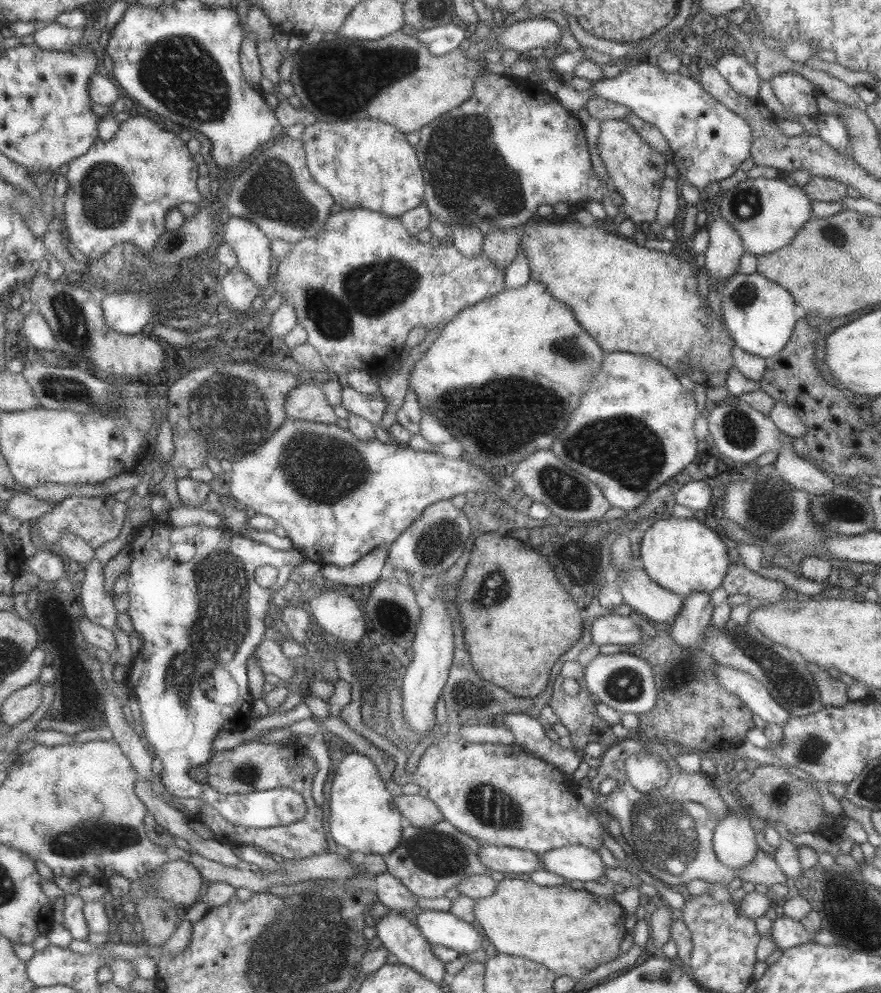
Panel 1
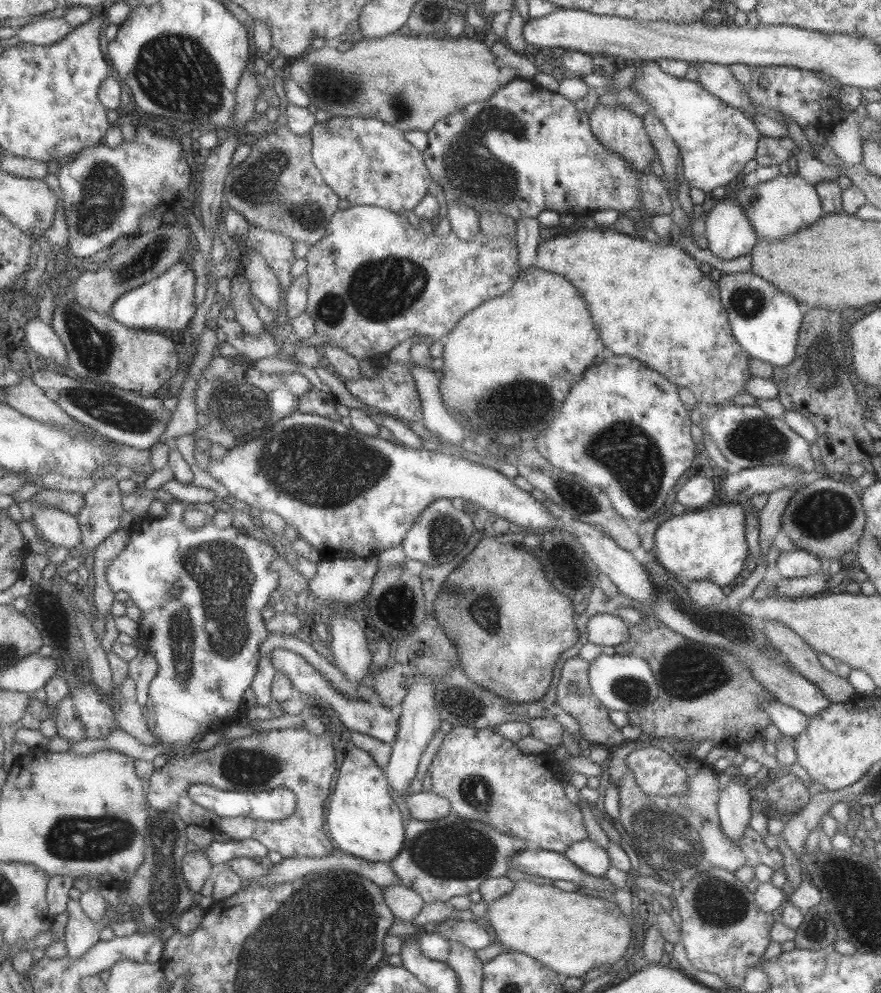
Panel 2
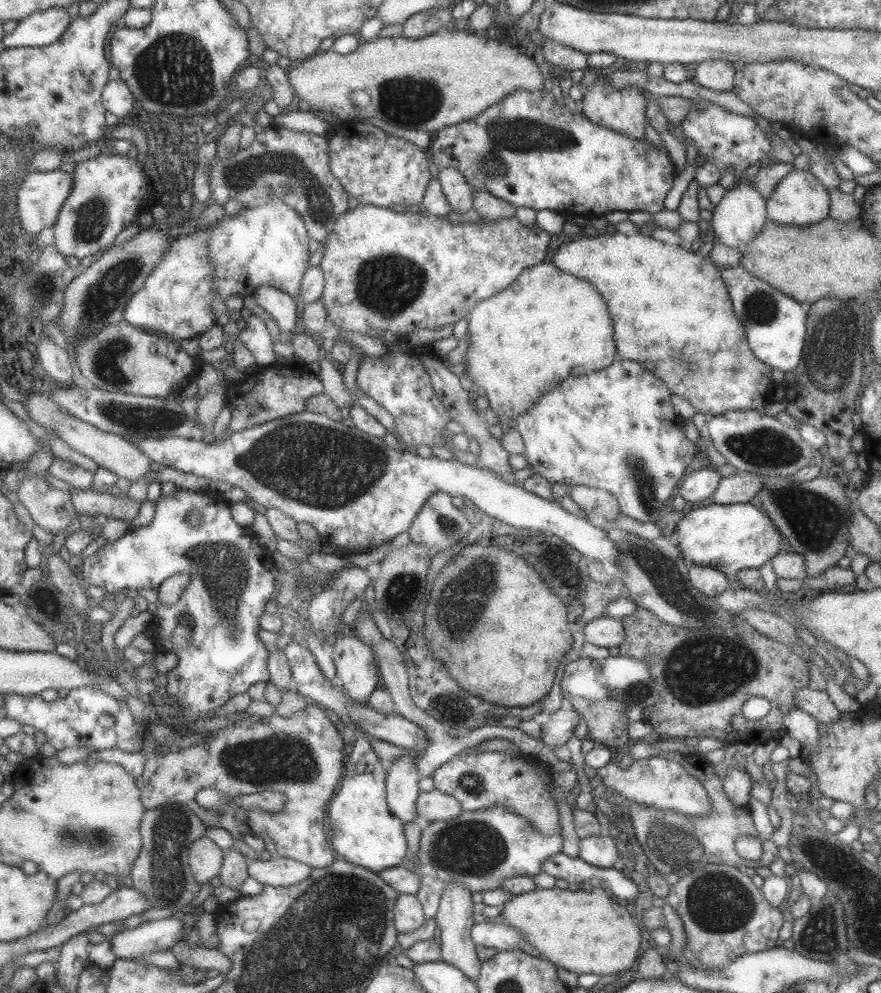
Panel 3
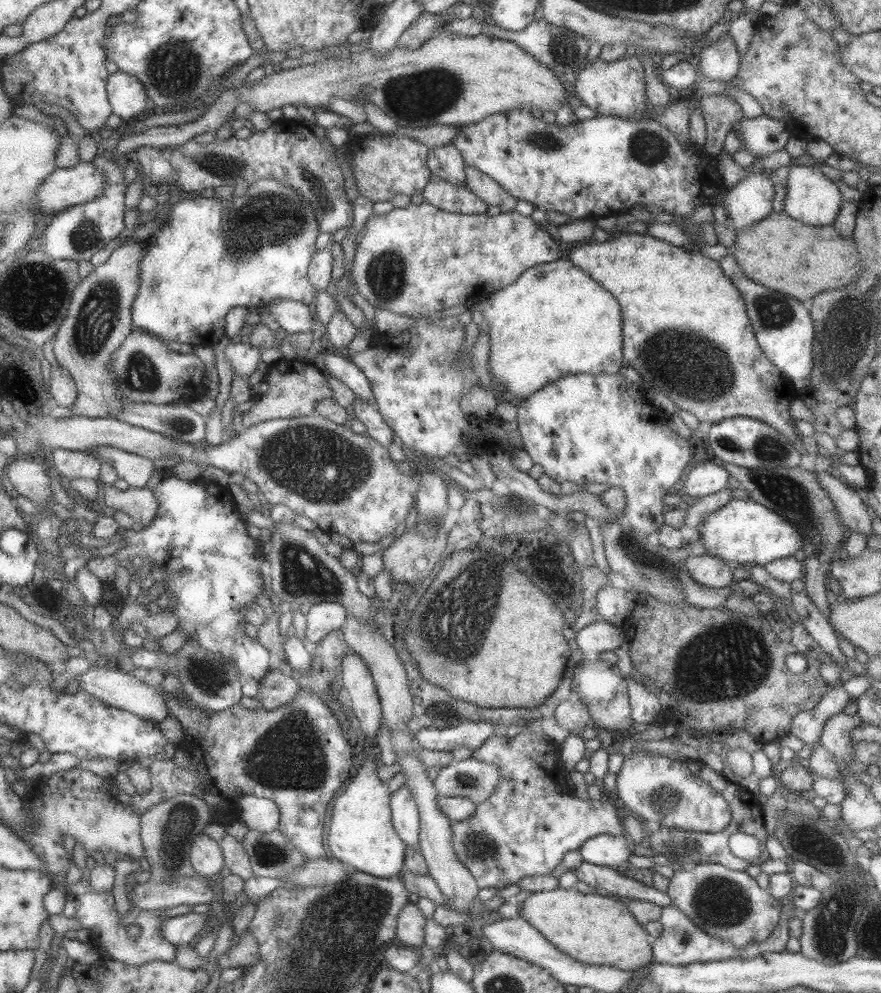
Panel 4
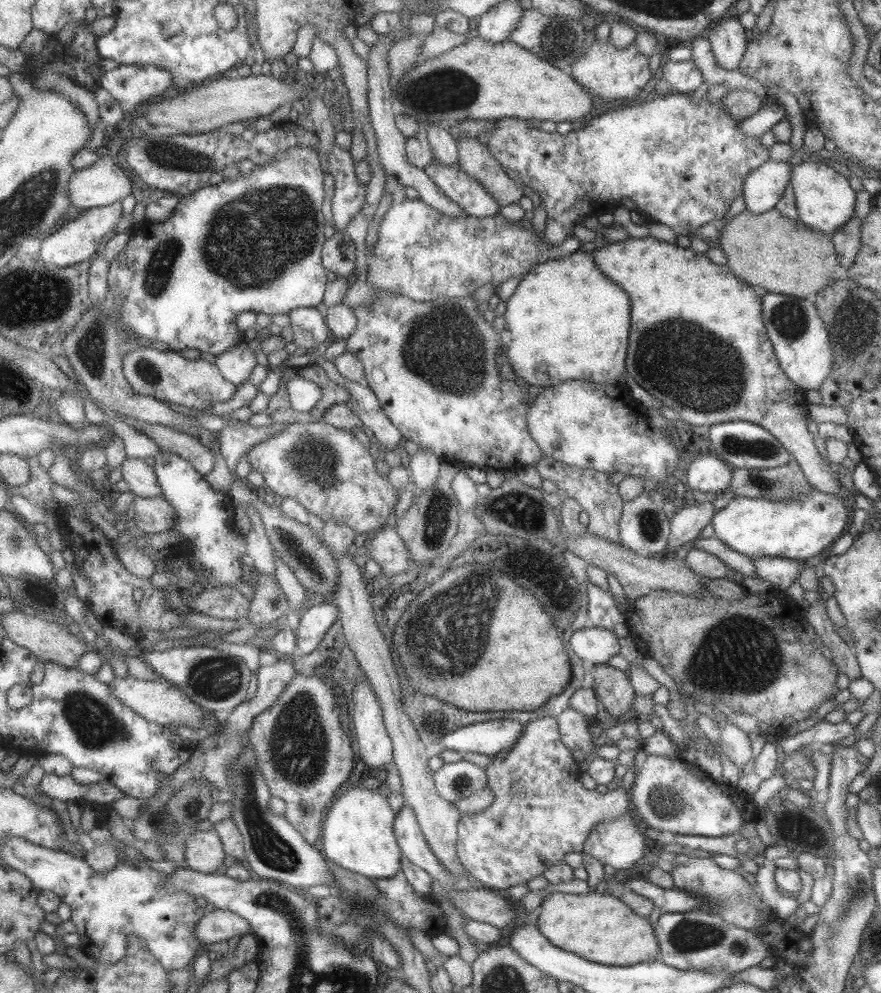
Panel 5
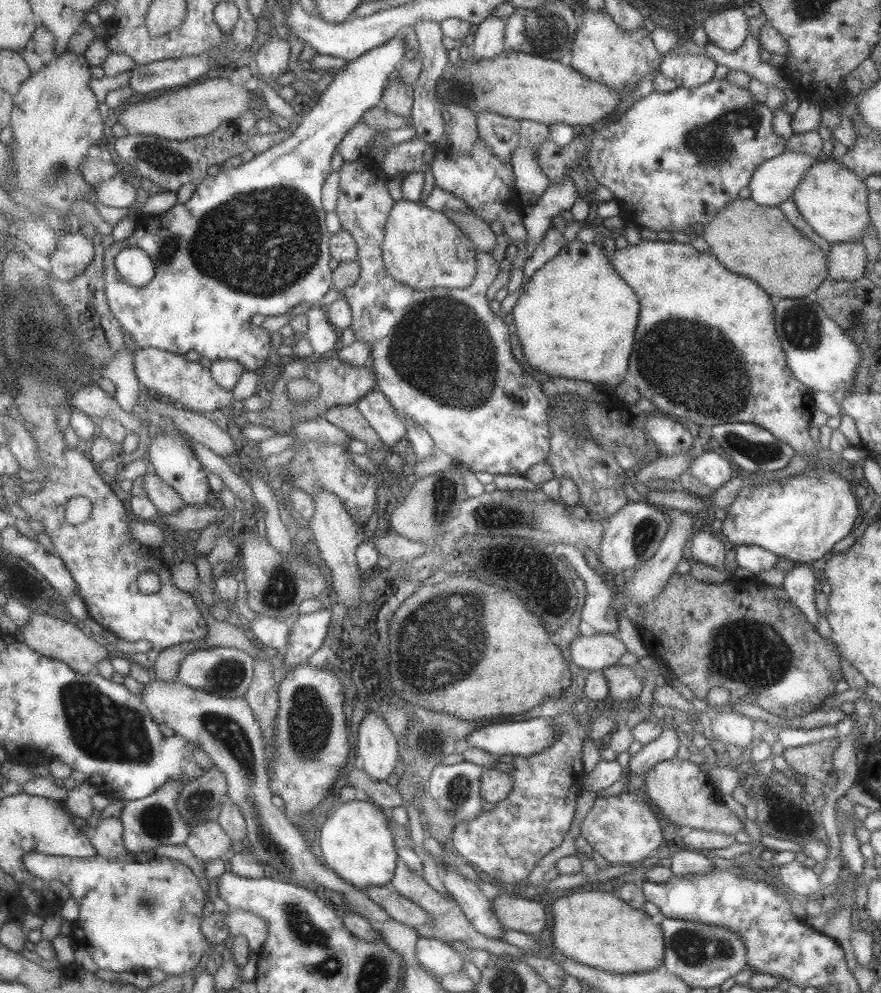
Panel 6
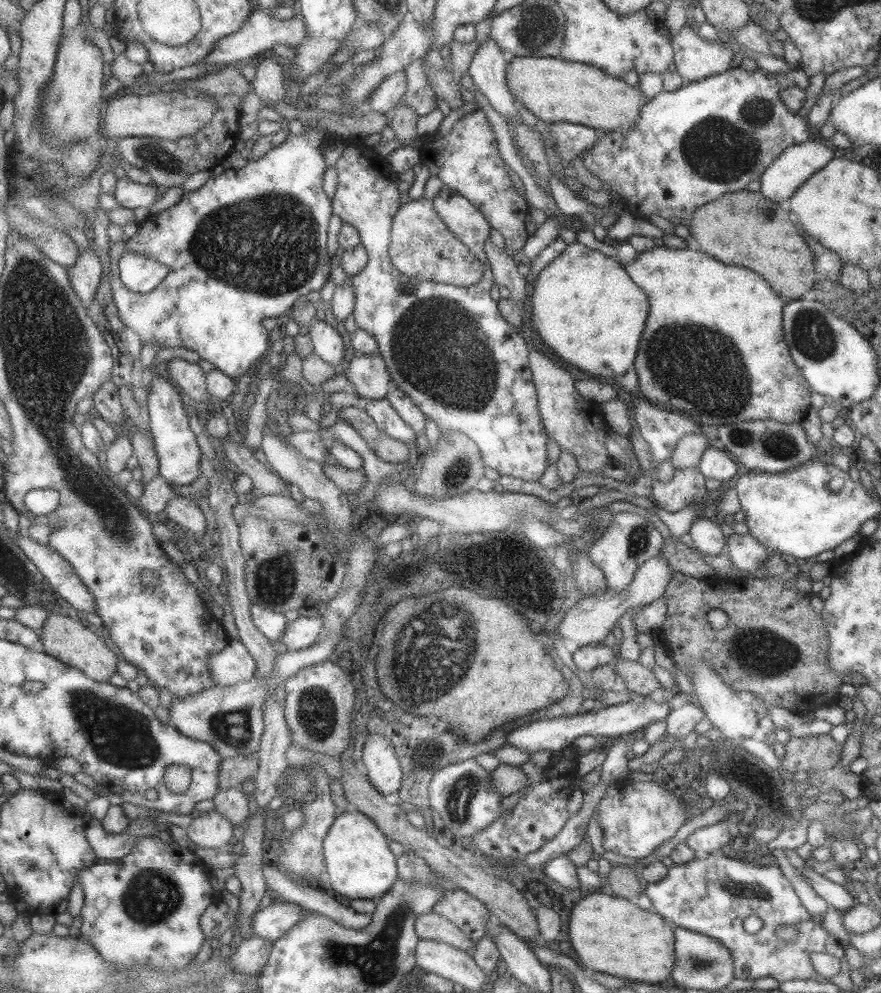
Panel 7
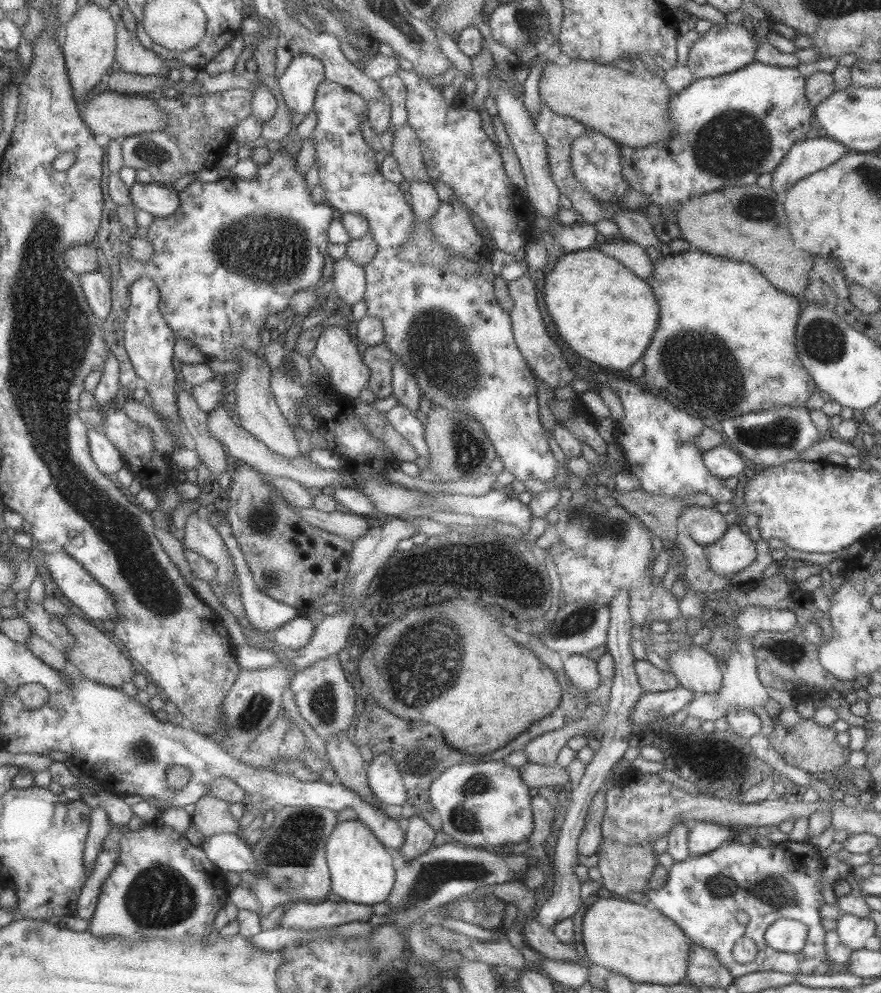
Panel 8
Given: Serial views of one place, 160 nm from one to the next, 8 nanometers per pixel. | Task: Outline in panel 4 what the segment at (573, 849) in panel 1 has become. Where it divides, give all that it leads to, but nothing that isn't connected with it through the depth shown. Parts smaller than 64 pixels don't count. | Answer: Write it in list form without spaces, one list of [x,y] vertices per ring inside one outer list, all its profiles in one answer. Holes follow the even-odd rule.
[[[598,834],[592,836],[585,842],[582,842],[578,848],[579,854],[582,856],[582,860],[591,864],[599,866],[617,867],[623,864],[627,858],[631,855],[628,851],[627,842],[629,839],[623,836],[613,836],[611,834]]]

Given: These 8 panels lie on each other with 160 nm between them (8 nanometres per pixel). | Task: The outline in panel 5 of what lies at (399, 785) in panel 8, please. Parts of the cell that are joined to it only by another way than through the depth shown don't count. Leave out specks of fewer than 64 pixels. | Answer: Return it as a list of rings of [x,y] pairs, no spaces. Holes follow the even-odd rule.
[[[366,680],[355,684],[351,698],[355,754],[371,770],[388,766],[392,763],[393,746],[382,721],[380,704]]]

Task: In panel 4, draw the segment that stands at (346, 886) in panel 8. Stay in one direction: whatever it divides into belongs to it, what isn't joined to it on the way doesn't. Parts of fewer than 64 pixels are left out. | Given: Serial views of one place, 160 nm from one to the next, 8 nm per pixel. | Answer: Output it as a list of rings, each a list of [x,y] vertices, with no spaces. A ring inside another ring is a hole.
[[[374,758],[361,760],[357,774],[347,780],[332,801],[327,849],[330,855],[356,871],[389,878],[403,870],[404,842],[397,836],[390,815],[390,792],[386,782],[377,777]]]

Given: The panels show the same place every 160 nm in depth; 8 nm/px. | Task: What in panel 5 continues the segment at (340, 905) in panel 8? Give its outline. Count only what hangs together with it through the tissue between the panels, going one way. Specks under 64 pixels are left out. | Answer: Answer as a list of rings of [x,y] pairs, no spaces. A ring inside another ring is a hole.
[[[214,909],[202,914],[192,930],[200,944],[209,945],[223,942],[226,946],[236,938],[251,934],[248,922],[234,912]]]

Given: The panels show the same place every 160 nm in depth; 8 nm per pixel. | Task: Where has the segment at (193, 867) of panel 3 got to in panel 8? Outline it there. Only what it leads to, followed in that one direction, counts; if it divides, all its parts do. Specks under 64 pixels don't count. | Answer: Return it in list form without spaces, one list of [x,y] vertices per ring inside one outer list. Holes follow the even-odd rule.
[[[206,794],[194,804],[192,823],[201,832],[204,841],[214,834],[238,833],[237,821],[229,813],[229,802]]]

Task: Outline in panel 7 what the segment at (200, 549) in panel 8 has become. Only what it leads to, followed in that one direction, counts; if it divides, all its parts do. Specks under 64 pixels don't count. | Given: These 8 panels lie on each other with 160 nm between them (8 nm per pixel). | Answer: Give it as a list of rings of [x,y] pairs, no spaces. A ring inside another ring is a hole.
[[[182,496],[171,497],[163,509],[166,517],[178,524],[183,533],[200,542],[205,530],[205,518],[194,501]]]

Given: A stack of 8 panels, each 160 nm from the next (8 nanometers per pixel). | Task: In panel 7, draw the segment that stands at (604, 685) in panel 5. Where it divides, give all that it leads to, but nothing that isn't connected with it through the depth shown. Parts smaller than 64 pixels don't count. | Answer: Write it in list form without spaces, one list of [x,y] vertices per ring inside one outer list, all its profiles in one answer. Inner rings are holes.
[[[623,659],[616,660],[614,664],[615,673],[625,685],[625,692],[631,691],[640,697],[661,693],[661,686],[654,678],[651,669],[645,668],[636,661],[629,662]]]

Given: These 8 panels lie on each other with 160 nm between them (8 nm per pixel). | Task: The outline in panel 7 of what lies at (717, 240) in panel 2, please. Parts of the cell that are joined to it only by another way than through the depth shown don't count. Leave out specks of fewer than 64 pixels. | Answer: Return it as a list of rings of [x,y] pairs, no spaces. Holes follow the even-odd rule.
[[[803,142],[802,144],[795,144],[791,147],[785,148],[778,157],[775,158],[763,170],[763,174],[759,180],[759,192],[767,200],[772,202],[785,204],[786,201],[793,196],[795,190],[799,185],[808,180],[815,172],[827,166],[827,162],[832,160],[833,151],[823,146],[821,142]]]

